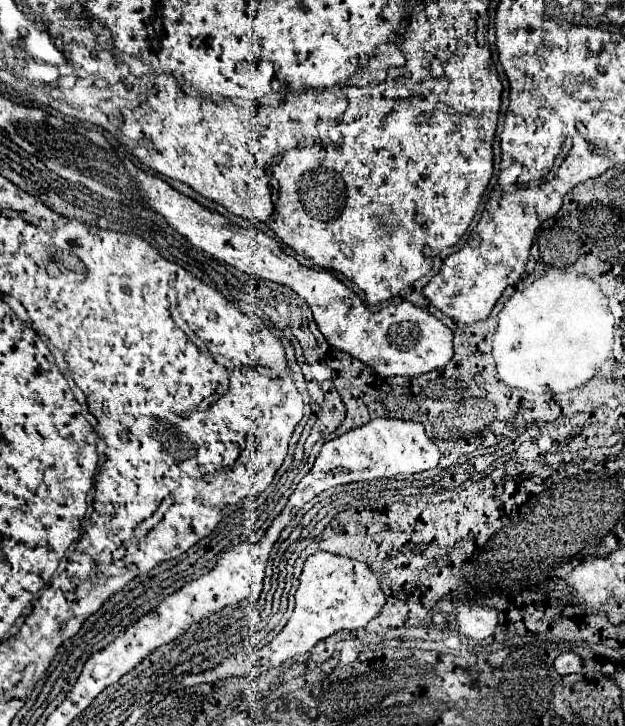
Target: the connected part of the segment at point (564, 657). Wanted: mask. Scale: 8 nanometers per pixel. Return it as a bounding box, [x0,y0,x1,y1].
[555,652,581,674]

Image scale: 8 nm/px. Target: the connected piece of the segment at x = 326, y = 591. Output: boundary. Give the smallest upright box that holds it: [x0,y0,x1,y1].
[257,552,385,676]

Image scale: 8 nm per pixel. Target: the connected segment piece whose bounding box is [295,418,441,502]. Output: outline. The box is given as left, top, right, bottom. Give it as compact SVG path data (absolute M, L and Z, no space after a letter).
M375 418L365 426L353 428L347 434L323 444L313 470L307 472L295 492L307 492L305 502L309 502L319 492L325 492L331 486L341 486L359 480L391 478L397 474L425 472L429 470L429 466L433 468L439 464L439 456L439 448L427 438L425 428L421 424L393 418Z

